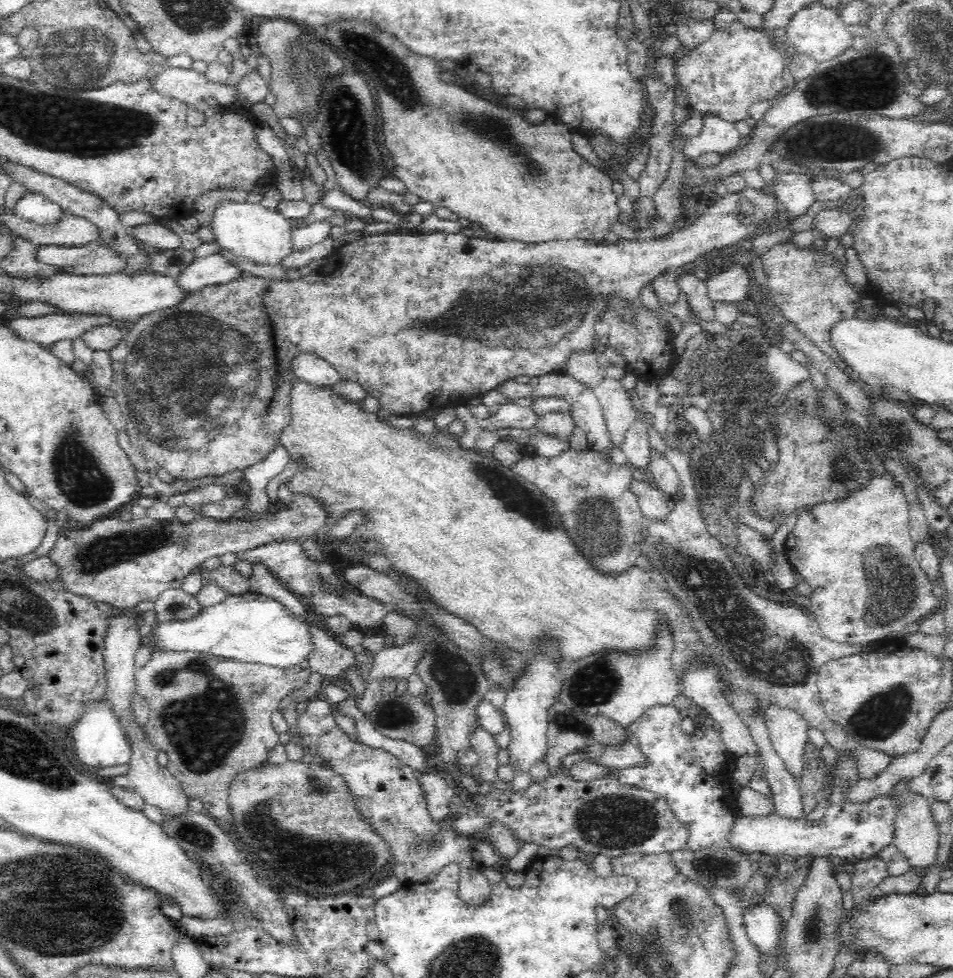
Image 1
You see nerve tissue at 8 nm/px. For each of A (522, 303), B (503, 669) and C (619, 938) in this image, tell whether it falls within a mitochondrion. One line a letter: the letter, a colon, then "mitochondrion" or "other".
A: mitochondrion
B: mitochondrion
C: other

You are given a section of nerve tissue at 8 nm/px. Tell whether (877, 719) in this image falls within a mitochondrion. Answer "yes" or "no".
yes

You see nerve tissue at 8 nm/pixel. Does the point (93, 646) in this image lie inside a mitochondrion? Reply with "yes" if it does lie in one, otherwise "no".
no

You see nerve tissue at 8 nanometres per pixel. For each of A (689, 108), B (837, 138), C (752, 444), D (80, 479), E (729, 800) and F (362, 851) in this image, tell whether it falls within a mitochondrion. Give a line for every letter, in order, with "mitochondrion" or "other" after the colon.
A: other
B: mitochondrion
C: mitochondrion
D: mitochondrion
E: other
F: mitochondrion

